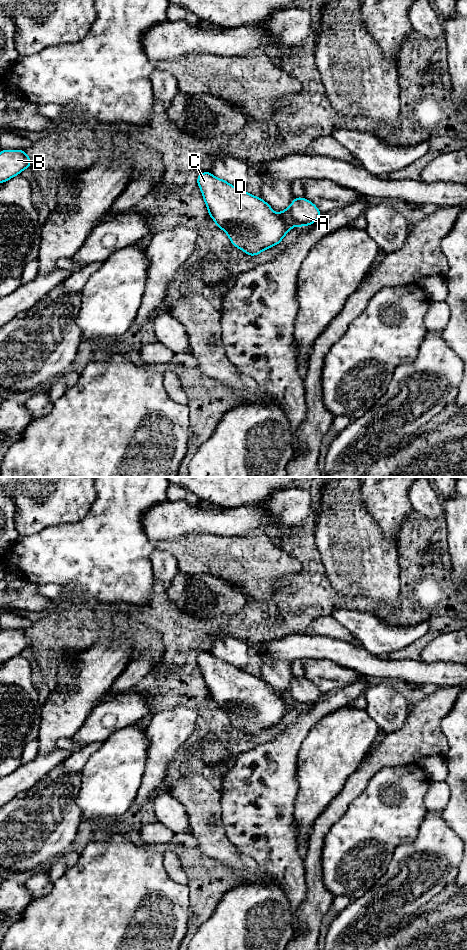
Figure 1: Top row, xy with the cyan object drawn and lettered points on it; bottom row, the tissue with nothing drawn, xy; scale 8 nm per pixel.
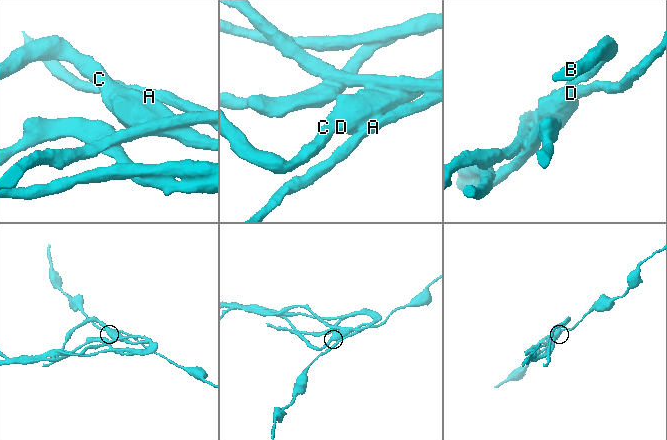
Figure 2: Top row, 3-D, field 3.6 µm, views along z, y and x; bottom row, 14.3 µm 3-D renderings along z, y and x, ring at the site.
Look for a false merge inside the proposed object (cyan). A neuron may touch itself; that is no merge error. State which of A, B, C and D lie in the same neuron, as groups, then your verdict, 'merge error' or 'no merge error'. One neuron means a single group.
A / B C D; merge error

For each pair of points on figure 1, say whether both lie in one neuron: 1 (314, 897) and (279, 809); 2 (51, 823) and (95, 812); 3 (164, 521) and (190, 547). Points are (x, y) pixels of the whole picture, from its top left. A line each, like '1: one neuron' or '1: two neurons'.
1: two neurons
2: two neurons
3: two neurons

